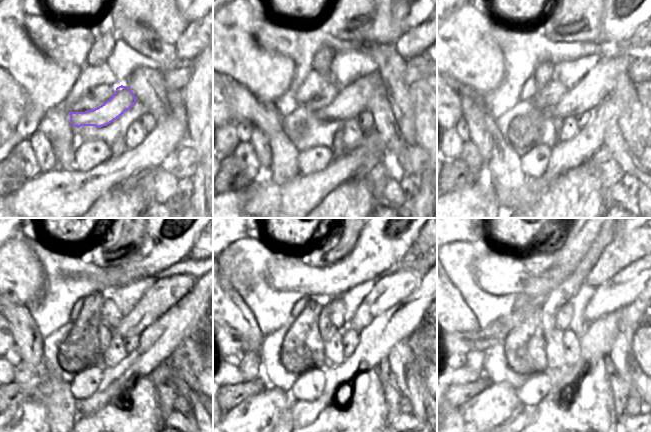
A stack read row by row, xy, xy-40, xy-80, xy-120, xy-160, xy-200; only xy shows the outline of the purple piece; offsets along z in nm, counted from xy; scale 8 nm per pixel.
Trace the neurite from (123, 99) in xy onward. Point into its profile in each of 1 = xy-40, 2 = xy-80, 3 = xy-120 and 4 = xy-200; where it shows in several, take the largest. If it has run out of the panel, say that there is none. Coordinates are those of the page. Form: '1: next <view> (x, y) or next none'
1: next xy-40 (352, 99)
2: next xy-80 (598, 84)
3: next xy-120 (165, 292)
4: next xy-200 (623, 288)

